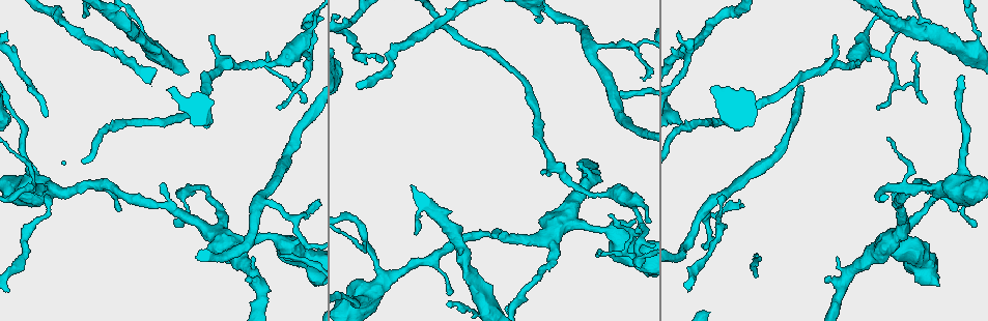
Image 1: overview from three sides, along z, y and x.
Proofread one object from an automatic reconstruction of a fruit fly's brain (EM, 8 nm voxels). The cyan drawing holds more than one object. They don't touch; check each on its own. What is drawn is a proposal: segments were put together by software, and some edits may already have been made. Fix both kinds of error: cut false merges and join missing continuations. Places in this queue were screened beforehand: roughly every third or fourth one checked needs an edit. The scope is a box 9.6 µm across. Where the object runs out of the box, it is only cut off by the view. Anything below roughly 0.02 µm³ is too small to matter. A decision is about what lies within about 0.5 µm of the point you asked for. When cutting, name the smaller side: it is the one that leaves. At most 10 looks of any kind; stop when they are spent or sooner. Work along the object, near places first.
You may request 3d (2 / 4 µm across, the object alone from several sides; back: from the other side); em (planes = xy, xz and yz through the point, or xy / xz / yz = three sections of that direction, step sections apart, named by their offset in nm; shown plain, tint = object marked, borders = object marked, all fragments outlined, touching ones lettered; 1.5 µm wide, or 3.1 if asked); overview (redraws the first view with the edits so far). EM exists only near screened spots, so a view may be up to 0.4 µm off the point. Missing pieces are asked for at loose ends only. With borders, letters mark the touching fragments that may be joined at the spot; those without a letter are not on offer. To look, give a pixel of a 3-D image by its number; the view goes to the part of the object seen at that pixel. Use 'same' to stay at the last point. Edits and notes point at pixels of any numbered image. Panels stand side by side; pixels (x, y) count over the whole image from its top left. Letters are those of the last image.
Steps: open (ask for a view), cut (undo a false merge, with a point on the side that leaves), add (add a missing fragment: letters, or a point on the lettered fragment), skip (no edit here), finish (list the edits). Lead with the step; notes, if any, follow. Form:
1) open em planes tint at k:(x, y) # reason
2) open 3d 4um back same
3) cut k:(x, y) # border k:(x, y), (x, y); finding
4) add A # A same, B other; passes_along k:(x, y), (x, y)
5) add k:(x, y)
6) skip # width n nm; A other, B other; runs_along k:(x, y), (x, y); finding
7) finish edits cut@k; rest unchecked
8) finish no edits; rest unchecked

open em 3.1um xz step 16 borders at 1:(82, 17) # thin end

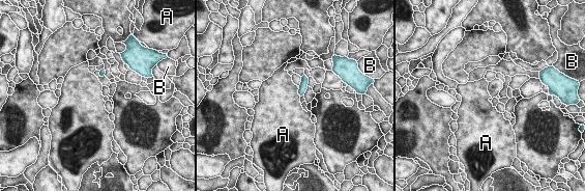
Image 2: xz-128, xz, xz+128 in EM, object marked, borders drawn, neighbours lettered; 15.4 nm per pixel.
open em 3.1um yz step 16 borders same # another direction

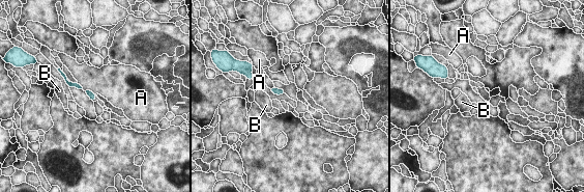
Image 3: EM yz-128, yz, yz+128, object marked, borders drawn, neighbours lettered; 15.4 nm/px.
skip # longest_contact A 360 nm; A other, B other; runs_along 3:(67, 82), (78, 85), (93, 98); no lettered fragment goes on from it

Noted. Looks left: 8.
open 3d 2um at 1:(599, 252) # an open end

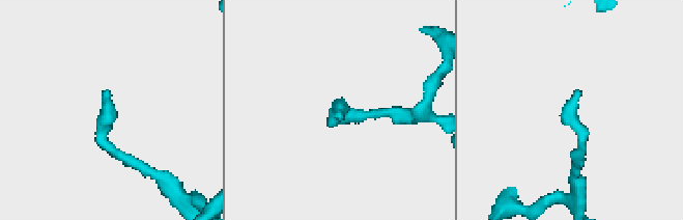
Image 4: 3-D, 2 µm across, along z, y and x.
open em planes borders at 4:(110, 91)

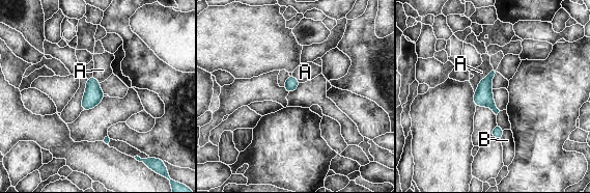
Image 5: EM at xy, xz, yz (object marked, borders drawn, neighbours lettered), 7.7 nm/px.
skip # A other, B other; border 5:(493, 67), (479, 82), (475, 92); no lettered fragment goes on from it

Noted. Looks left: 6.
open 3d 2um at 1:(878, 107) # an open end

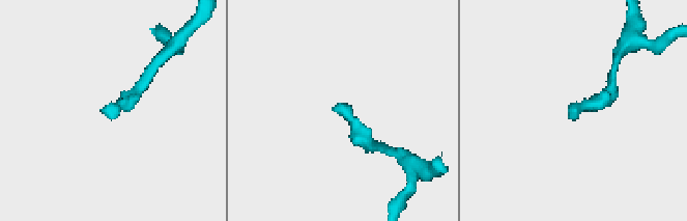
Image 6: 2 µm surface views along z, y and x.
open em xz step 4 borders at 6:(332, 107)

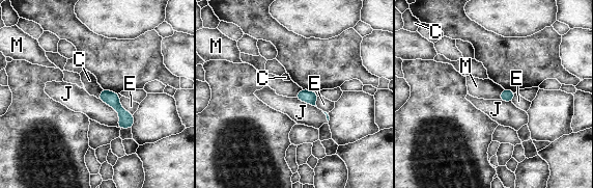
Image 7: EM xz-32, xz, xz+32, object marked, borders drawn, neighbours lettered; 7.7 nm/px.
skip # width 100 nm; C other, E other, J other, M other; runs_along 7:(105, 92), (119, 108), (130, 125); none of them fits

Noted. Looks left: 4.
open em yz step 4 tint at 1:(260, 206) # calibre changes

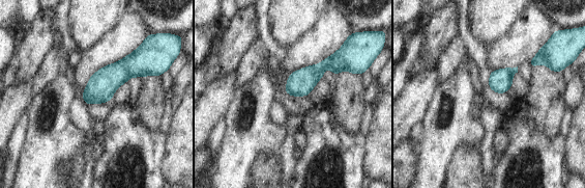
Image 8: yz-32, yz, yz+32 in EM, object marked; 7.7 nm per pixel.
open em planes borders same

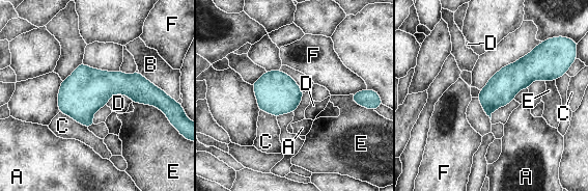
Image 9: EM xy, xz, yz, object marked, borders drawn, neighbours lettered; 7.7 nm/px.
skip # longest_contact B 280 nm; A other, B other, C other, D other, E other, F other; one neuron here

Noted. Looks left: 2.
finish no edits; rest unchecked

